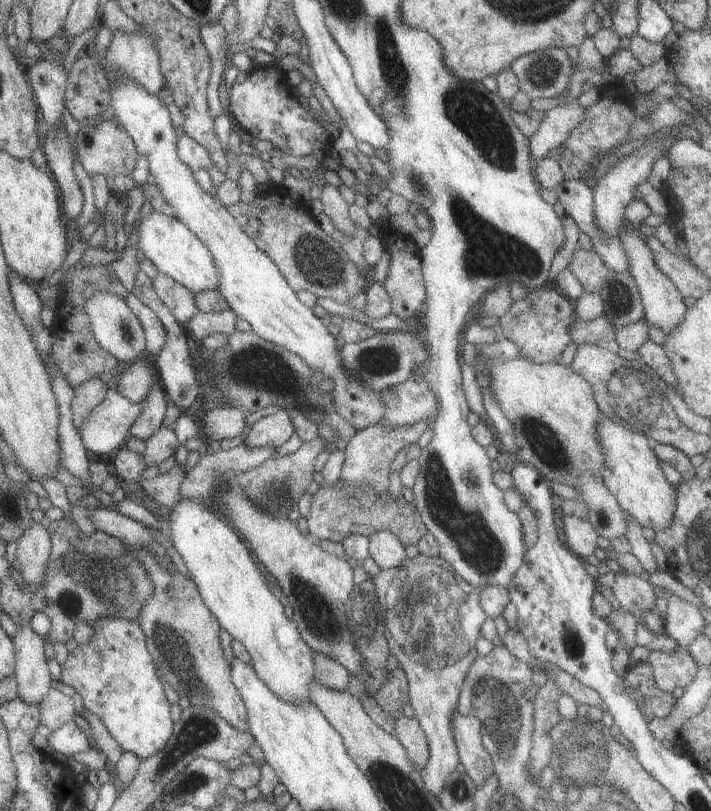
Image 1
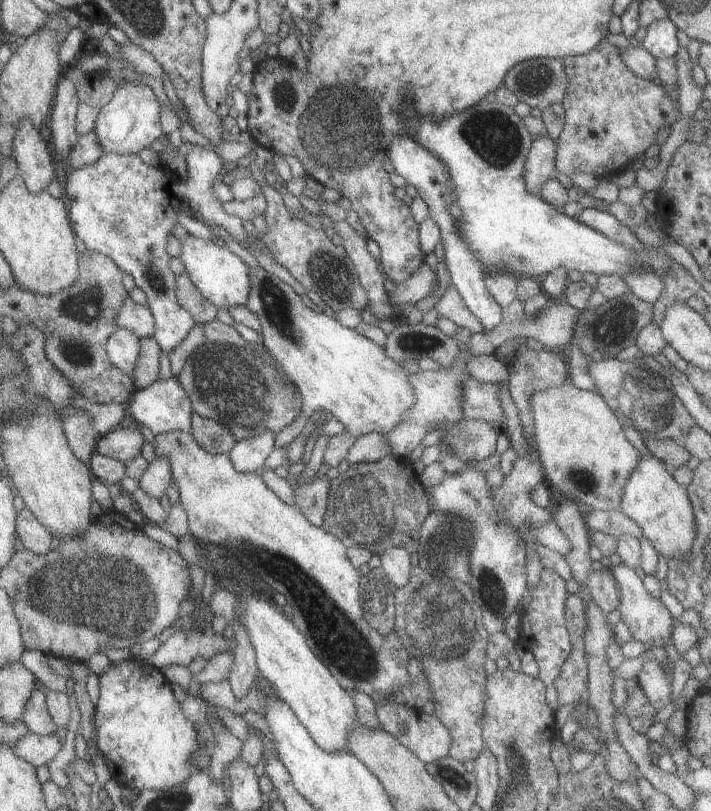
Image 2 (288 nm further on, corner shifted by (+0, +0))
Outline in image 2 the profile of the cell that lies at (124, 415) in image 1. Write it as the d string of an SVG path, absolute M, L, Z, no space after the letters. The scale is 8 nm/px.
M175 378L157 380L141 390L135 388L131 398L127 400L127 414L133 422L137 422L141 428L147 428L155 436L167 432L187 432L187 434L191 432L191 416L193 416L191 400L187 398L187 392Z

